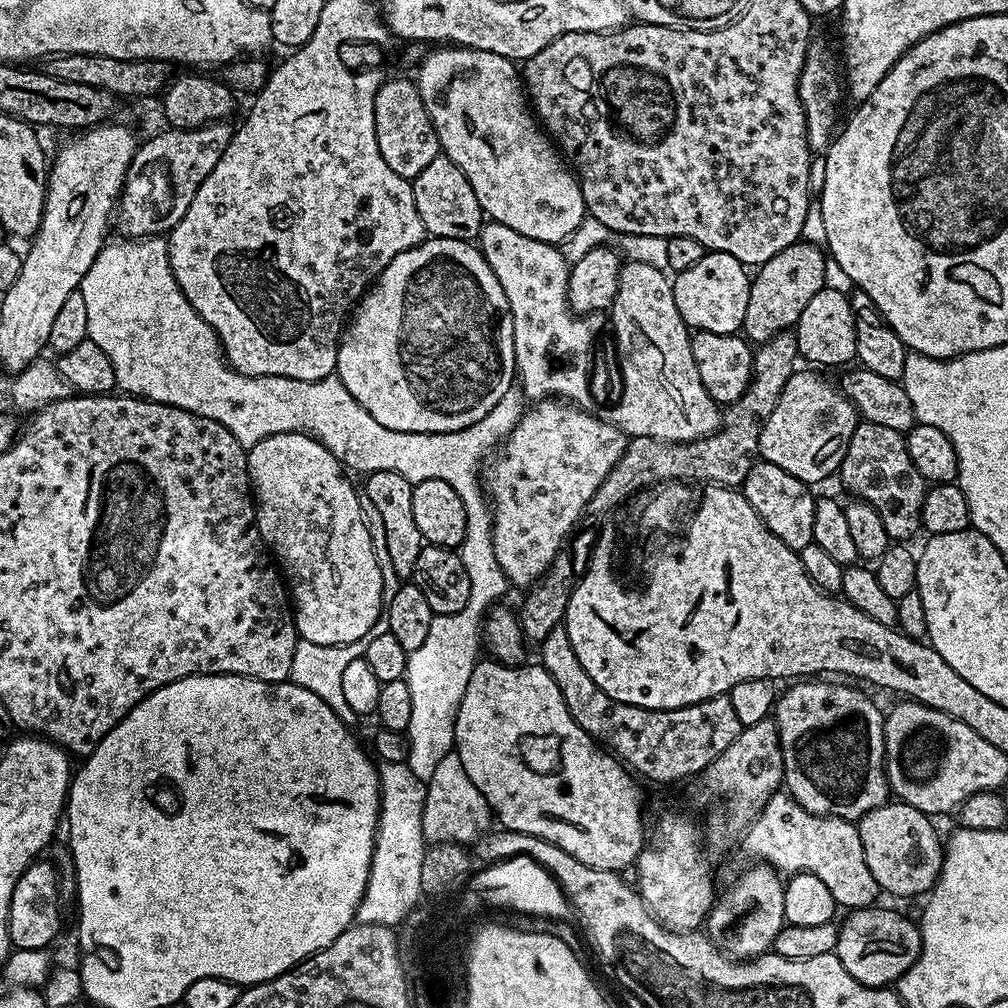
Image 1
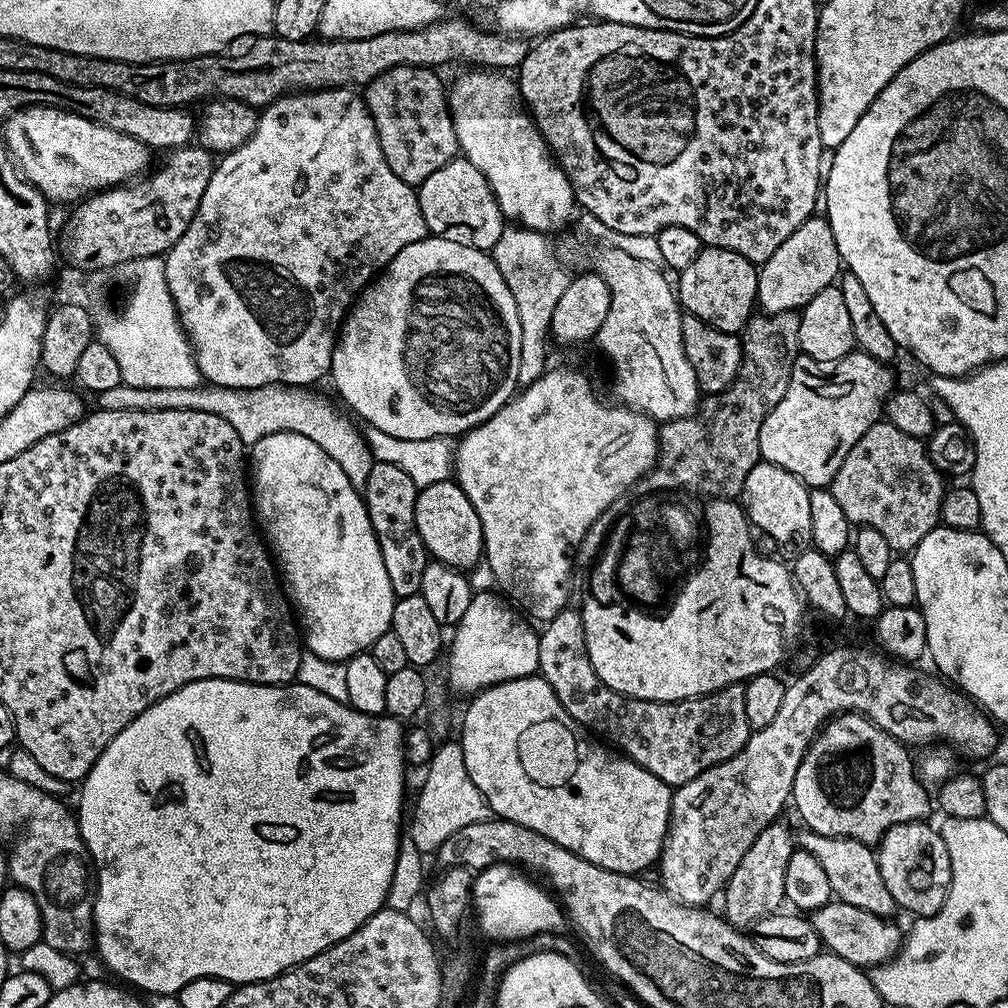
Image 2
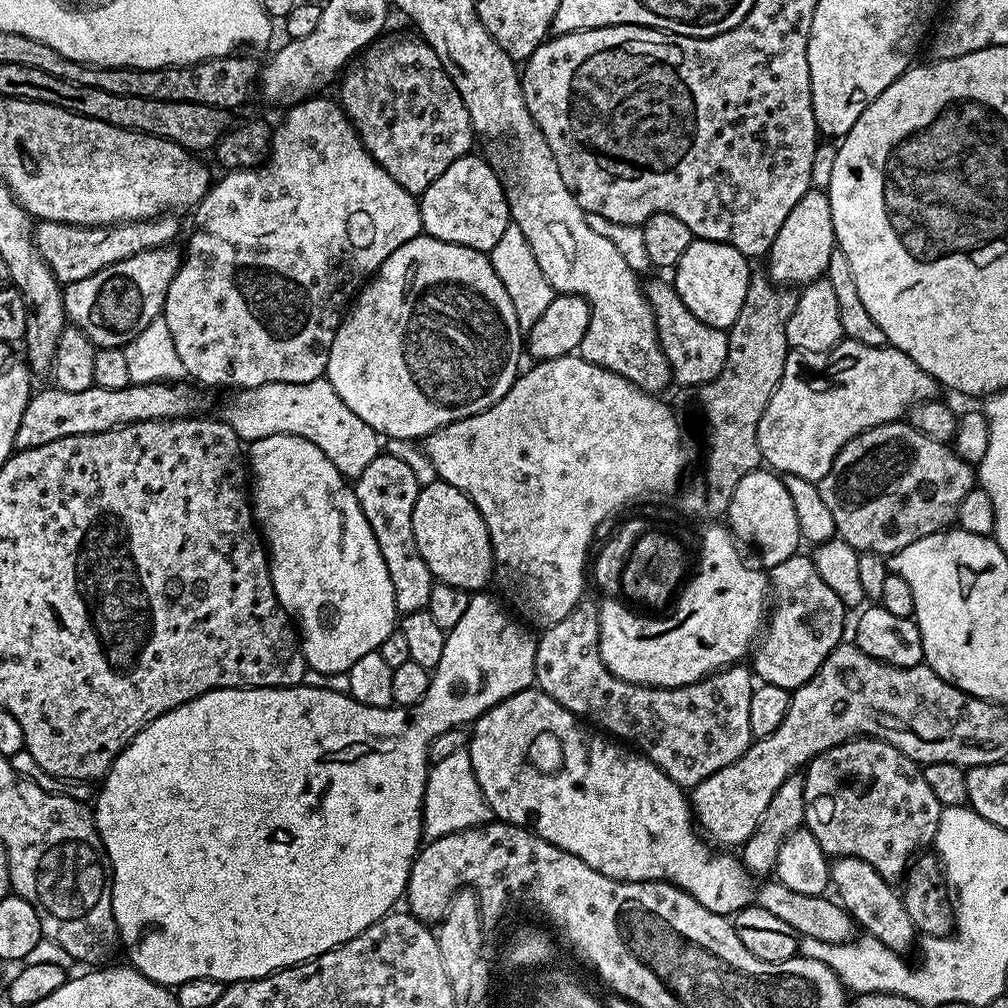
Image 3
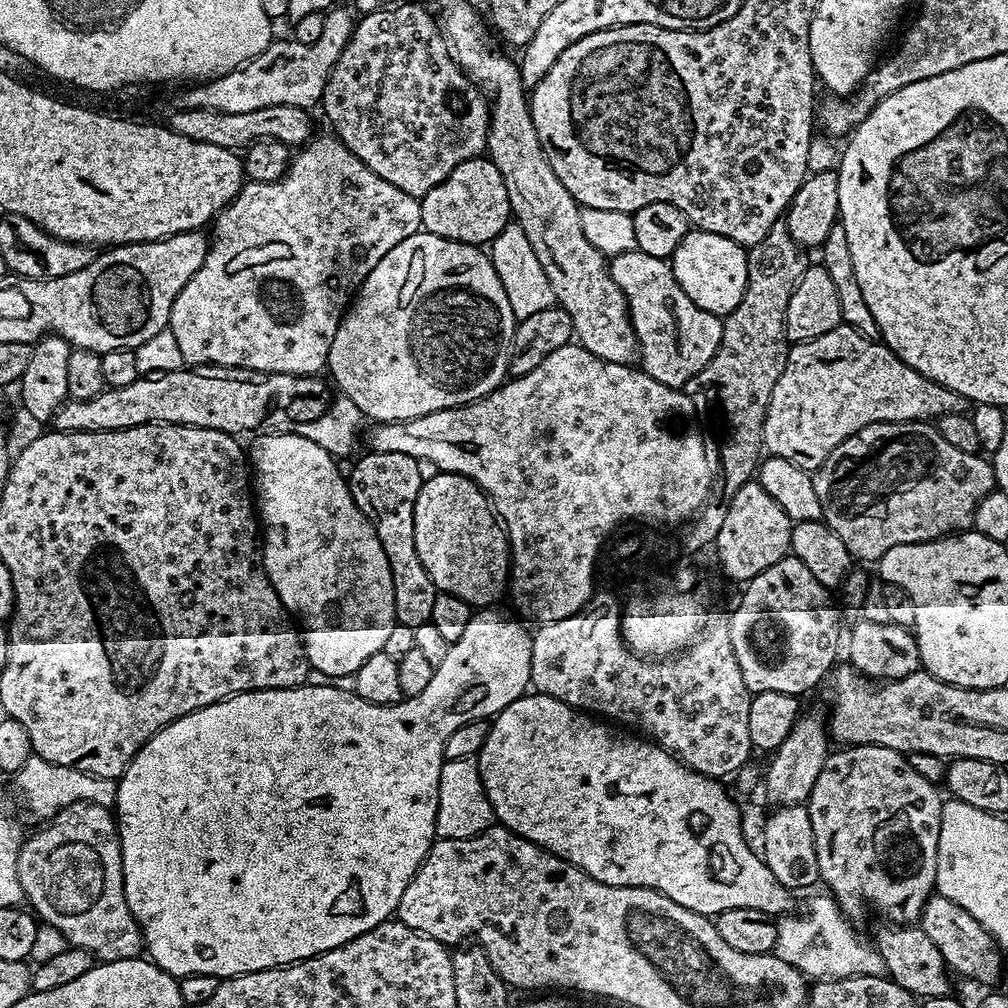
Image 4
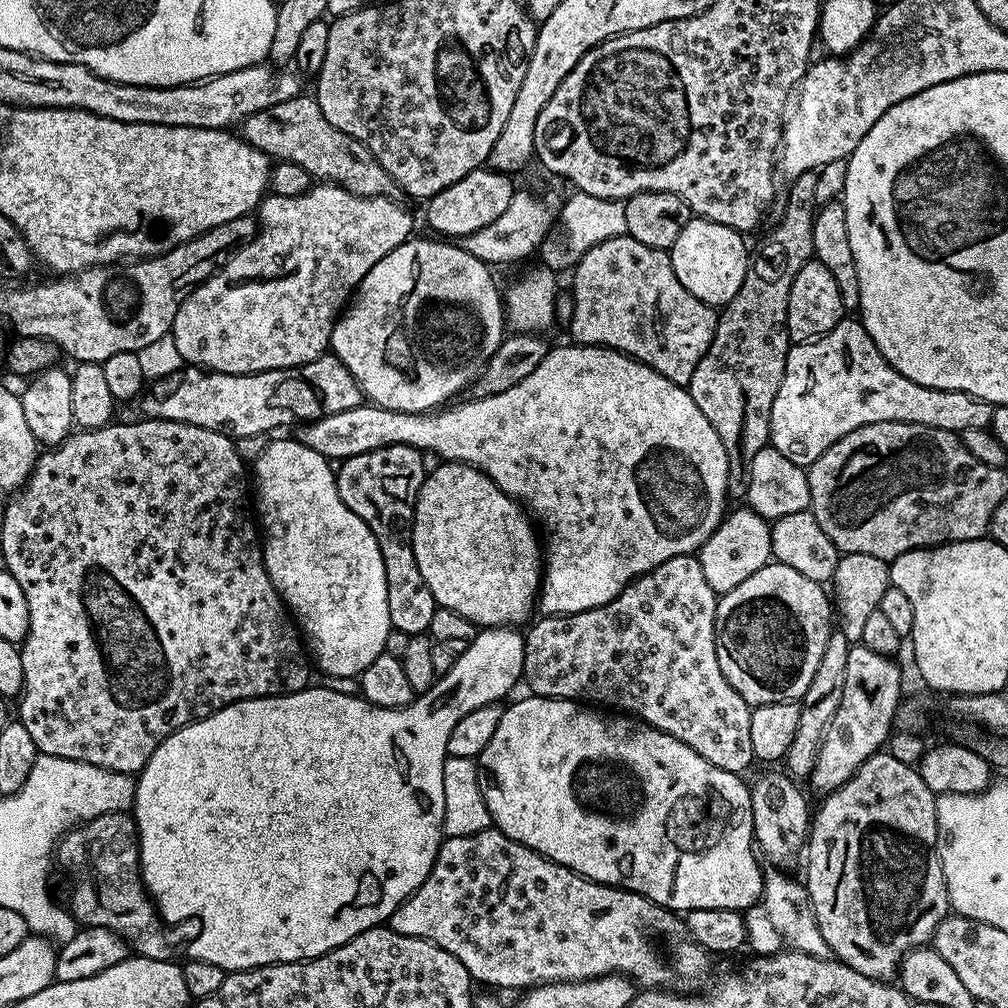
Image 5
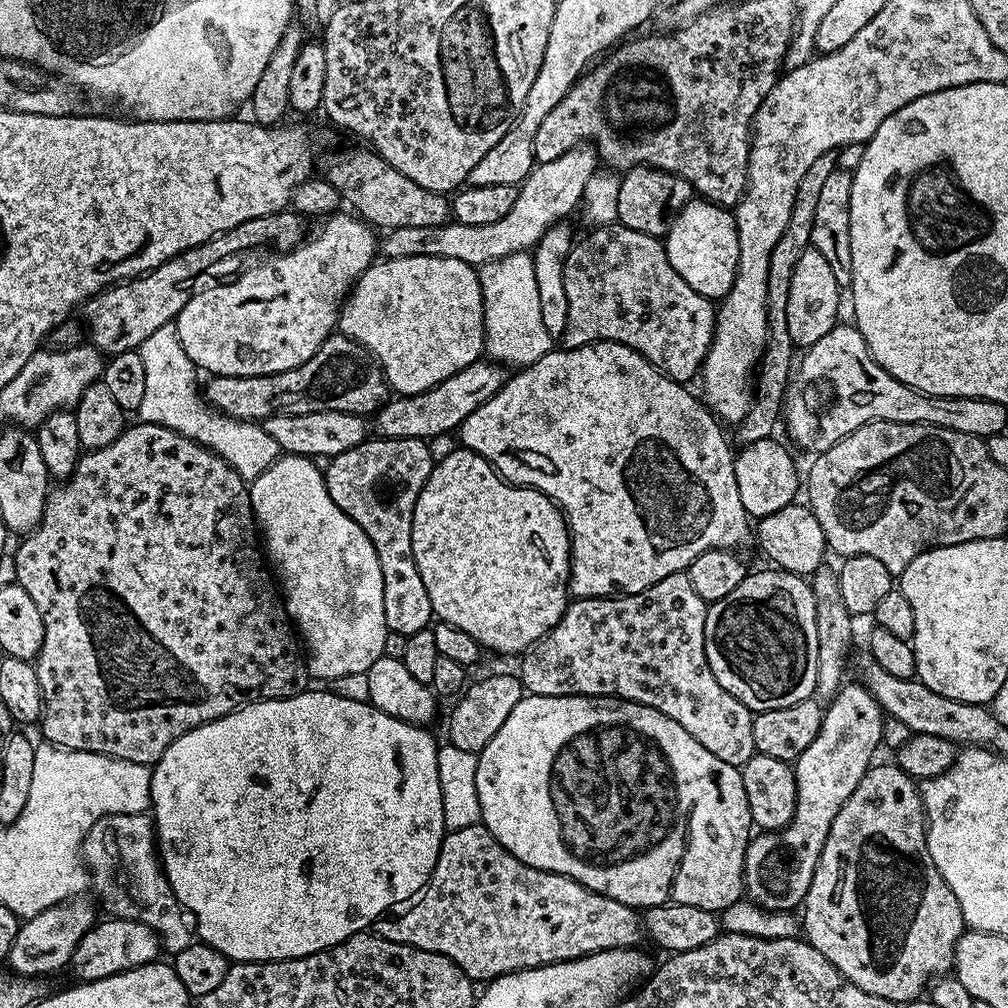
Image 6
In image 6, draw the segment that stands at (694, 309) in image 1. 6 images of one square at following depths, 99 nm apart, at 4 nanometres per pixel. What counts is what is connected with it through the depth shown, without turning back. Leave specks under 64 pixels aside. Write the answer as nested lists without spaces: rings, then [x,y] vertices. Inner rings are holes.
[[[694,198],[672,219],[663,246],[674,270],[698,294],[719,301],[732,289],[738,270],[738,230],[735,215],[729,209],[712,204],[703,198]]]

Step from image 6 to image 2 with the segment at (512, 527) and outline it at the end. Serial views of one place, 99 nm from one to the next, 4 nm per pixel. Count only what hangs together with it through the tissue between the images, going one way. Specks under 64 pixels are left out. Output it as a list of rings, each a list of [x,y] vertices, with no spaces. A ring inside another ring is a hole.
[[[455,479],[423,485],[416,493],[414,518],[418,534],[422,534],[422,542],[431,559],[440,560],[461,570],[471,570],[481,563],[484,554],[482,522],[470,498],[466,498]]]

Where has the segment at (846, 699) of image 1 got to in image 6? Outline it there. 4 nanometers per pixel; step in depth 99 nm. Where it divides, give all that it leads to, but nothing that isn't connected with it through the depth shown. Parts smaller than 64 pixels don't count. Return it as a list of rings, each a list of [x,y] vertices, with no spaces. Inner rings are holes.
[[[873,763],[862,778],[862,782],[858,782],[858,790],[854,790],[854,794],[850,794],[850,798],[846,798],[842,810],[838,810],[838,818],[834,818],[834,822],[826,834],[826,846],[822,846],[822,854],[818,858],[814,878],[810,882],[810,890],[802,905],[802,913],[804,912],[802,932],[808,943],[814,946],[814,950],[818,950],[818,954],[827,958],[848,979],[850,984],[866,990],[866,994],[878,994],[878,998],[886,998],[895,1002],[897,1006],[904,1006],[909,1000],[923,997],[930,981],[933,978],[943,977],[947,973],[944,971],[947,968],[949,971],[953,967],[956,947],[966,931],[966,925],[962,918],[962,910],[958,906],[958,898],[954,898],[950,886],[946,886],[942,874],[938,874],[938,870],[930,858],[924,803],[920,797],[917,781],[907,776],[895,763],[880,763]]]

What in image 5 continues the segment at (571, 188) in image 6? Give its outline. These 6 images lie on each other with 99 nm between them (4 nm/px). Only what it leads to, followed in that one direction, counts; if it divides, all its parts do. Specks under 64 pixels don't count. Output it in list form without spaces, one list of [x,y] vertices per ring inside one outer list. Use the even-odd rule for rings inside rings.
[[[516,190],[510,198],[510,206],[506,206],[506,211],[498,214],[498,218],[490,222],[490,226],[482,226],[482,230],[474,230],[474,234],[459,237],[458,243],[483,264],[510,264],[539,249],[542,241],[550,235],[552,218],[554,222],[554,212],[552,216],[552,208],[546,201],[535,200],[530,193]]]

